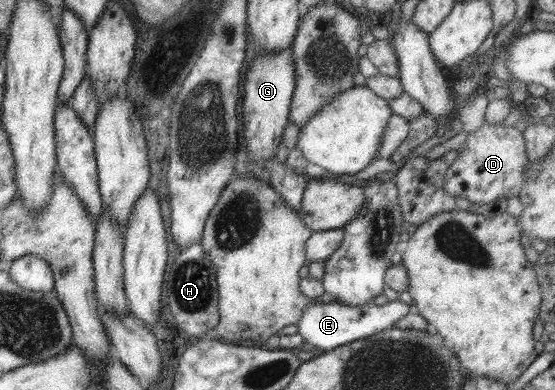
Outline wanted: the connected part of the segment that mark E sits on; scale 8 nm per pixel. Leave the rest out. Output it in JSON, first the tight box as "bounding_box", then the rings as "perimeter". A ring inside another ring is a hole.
{"bounding_box":[298,300,414,349],"perimeter":[[[390,300],[386,305],[358,305],[358,307],[348,307],[348,305],[340,305],[340,303],[310,303],[304,309],[304,315],[298,323],[298,334],[304,338],[304,341],[311,343],[314,347],[320,349],[334,349],[352,341],[360,339],[368,339],[370,335],[384,331],[384,329],[392,329],[396,321],[404,315],[408,315],[414,309],[401,300]]]}

